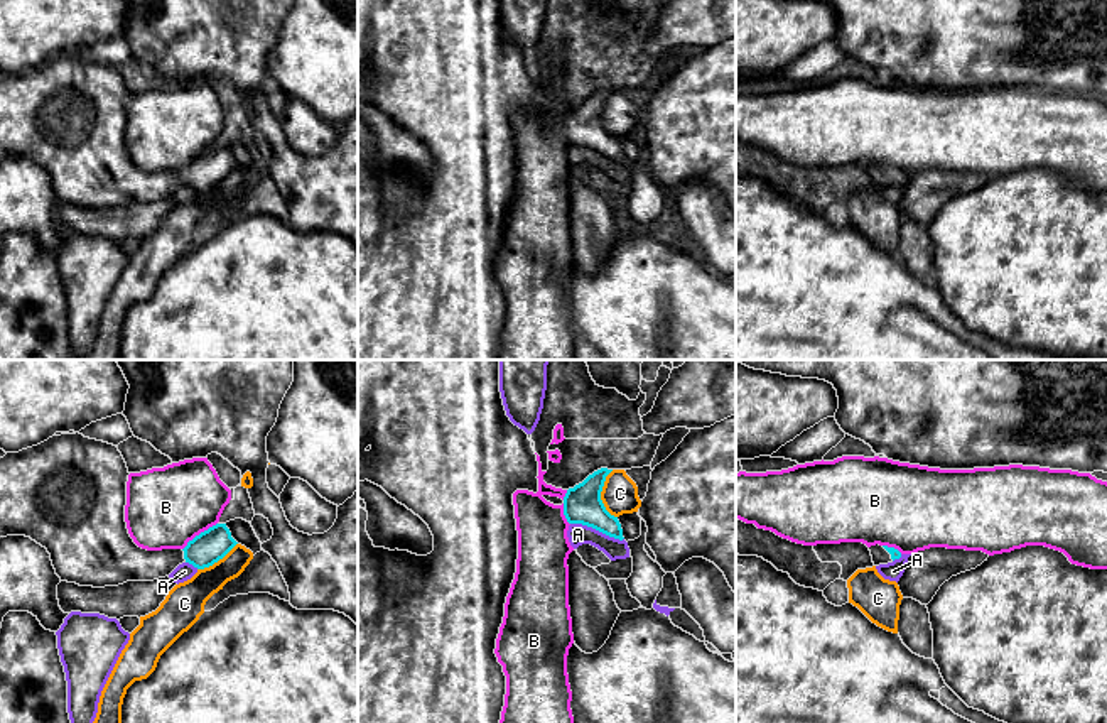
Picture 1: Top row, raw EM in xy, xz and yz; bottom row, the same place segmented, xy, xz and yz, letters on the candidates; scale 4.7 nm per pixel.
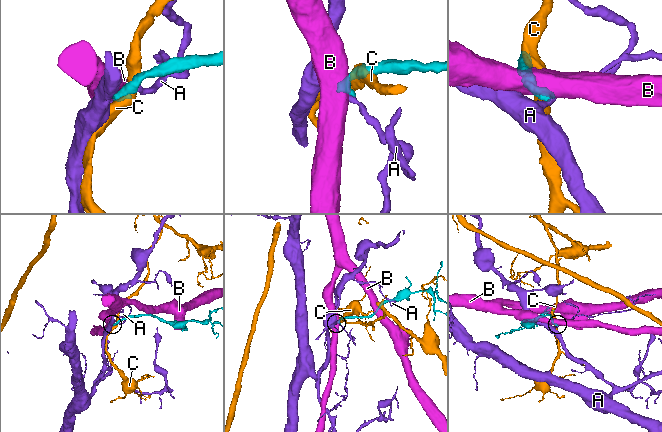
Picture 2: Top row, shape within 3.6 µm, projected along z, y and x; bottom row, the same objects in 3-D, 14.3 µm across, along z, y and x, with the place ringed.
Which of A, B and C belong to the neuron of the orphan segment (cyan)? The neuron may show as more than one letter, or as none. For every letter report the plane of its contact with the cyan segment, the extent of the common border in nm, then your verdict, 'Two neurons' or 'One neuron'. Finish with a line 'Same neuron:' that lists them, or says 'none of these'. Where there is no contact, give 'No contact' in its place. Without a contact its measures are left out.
A: Touches cyan in xz. Shared border 260 nm. Two neurons
B: Touches cyan in xy. Shared border 220 nm. Two neurons
C: Touches cyan in xz. Shared border 240 nm. Two neurons
Same neuron: none of these

